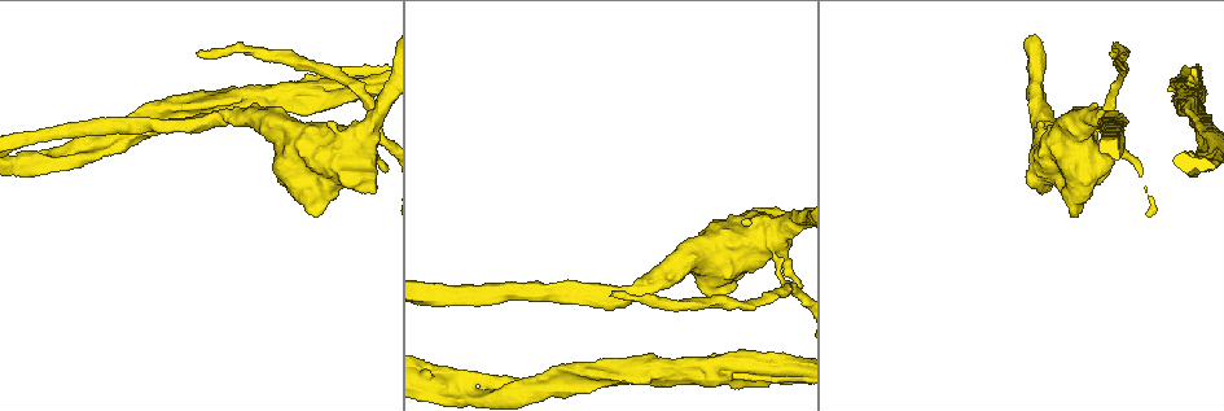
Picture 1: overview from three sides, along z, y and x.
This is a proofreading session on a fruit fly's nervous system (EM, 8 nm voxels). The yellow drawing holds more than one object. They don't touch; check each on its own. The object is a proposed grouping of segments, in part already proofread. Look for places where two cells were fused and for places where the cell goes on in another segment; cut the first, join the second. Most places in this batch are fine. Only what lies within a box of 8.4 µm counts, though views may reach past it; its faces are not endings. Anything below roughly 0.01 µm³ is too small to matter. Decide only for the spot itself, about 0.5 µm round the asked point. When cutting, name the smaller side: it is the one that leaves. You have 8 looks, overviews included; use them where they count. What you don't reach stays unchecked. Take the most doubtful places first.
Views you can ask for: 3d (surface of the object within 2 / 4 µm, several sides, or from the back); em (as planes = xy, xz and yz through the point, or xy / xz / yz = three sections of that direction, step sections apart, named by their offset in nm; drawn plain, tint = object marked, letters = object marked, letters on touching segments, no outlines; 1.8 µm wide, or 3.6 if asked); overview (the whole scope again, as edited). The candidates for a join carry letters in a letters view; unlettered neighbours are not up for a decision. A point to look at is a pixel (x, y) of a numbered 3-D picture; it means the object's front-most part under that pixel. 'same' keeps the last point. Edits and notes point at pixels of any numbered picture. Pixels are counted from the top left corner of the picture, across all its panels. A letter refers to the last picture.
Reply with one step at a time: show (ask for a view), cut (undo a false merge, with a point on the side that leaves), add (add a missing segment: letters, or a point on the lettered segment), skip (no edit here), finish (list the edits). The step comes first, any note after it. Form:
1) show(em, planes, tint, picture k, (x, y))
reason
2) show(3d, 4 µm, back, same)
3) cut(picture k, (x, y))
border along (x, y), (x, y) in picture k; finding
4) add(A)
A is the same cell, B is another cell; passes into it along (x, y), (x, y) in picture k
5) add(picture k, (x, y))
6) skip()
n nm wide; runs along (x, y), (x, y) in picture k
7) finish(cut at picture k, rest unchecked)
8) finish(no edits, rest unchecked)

show(em, planes, letters, picture 1, (1197, 105))
arms run side by side

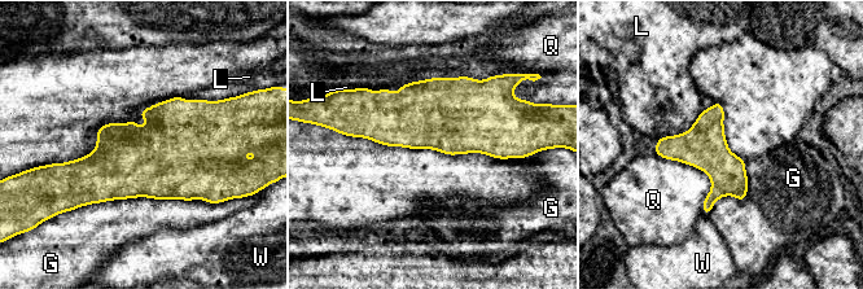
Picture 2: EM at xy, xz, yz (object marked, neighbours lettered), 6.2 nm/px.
skip()
280 nm wide; G, L, Q and W are other cells; border along (211, 202), (127, 197), (78, 208) in picture 2; continuous, no second cell

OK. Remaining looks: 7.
show(em, yz, step 4, tint, picture 1, (198, 51))
end of a long branch

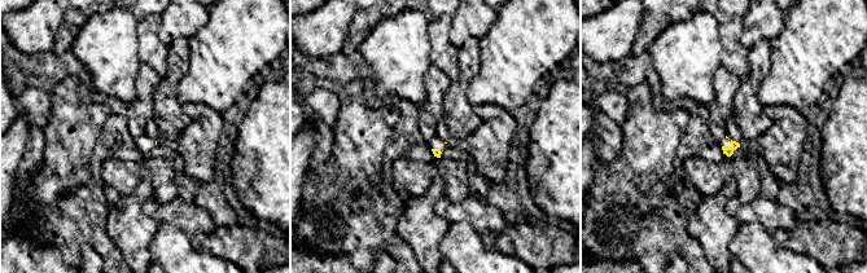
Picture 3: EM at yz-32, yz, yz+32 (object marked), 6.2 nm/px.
show(em, planes, letters, same)
another direction

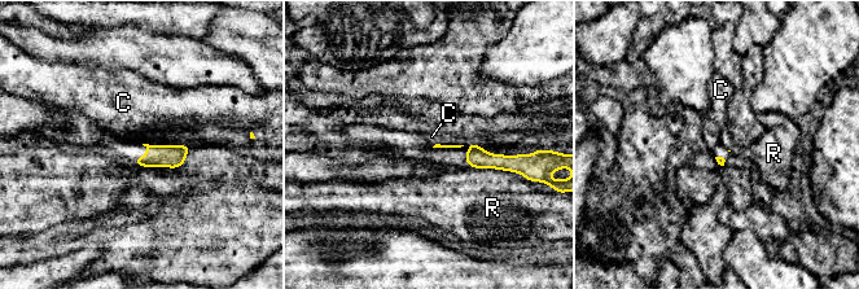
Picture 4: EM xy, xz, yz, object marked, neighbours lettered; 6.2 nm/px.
skip()
C and R are other cells; border along (143, 143), (172, 145) in picture 4; no lettered segment goes on from it

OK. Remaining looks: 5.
show(3d, 4 µm, picture 1, (453, 381))
calibre changes

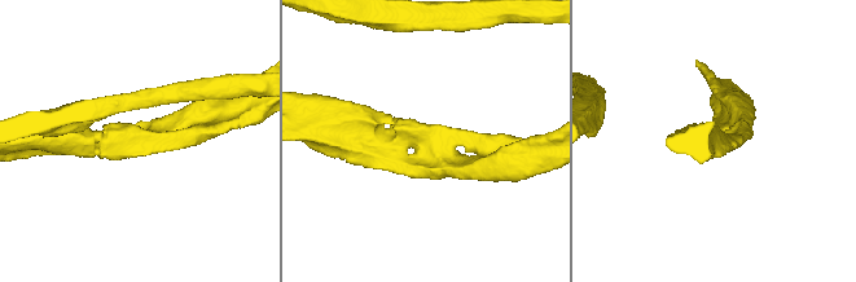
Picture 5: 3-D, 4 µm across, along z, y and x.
show(em, xy, step 4, letters, picture 5, (138, 144))
need the tissue

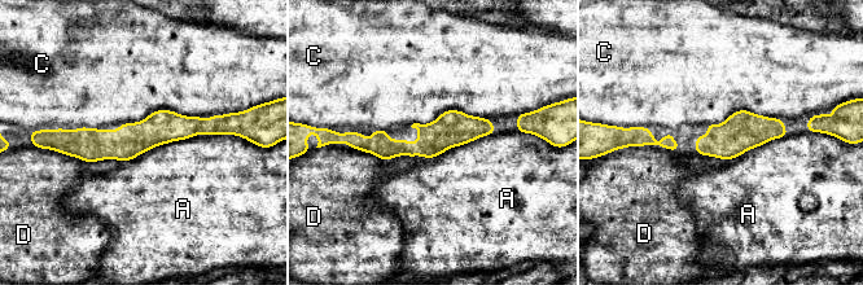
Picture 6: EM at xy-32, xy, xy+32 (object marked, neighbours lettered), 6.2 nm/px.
skip()
A, C and D are other cells; border along (232, 134), (196, 134), (123, 162) in picture 6; one cell here

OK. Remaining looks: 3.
finish(no edits, rest unchecked)

